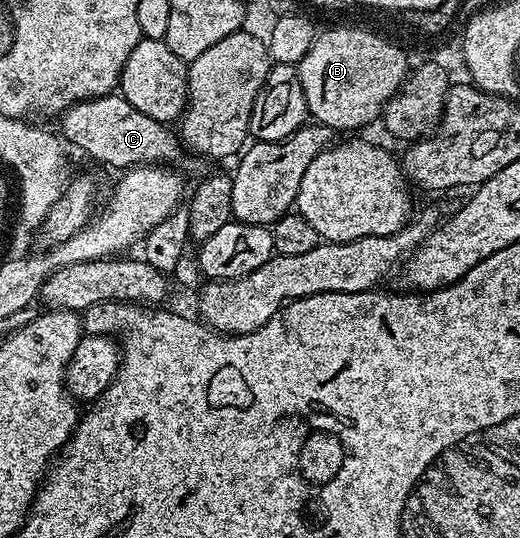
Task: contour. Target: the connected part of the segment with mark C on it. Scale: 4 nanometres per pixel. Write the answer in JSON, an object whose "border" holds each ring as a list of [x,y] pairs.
{"border":[[[119,94],[84,100],[66,109],[58,123],[59,131],[69,145],[72,143],[92,159],[119,170],[142,164],[172,166],[182,149],[179,135],[169,125],[150,118],[150,114],[142,114],[142,110],[134,110],[134,106],[130,106],[130,102]]]}

